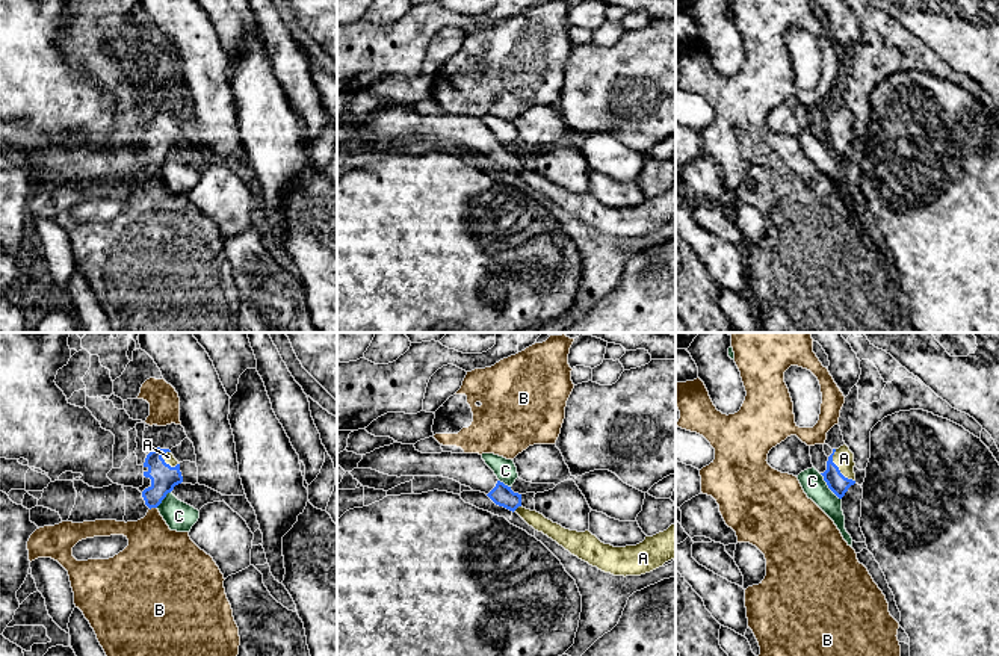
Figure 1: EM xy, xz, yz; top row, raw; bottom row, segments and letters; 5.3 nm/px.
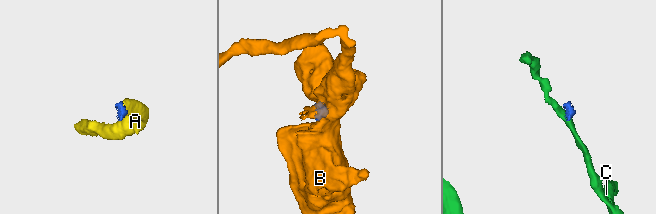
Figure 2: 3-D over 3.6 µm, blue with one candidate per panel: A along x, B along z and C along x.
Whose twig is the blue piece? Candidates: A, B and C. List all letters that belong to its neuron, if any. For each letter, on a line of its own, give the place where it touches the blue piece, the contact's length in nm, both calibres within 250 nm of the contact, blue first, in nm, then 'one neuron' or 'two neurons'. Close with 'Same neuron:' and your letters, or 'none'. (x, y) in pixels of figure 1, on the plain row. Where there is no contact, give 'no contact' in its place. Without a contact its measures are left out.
A: contact yz (838, 129); length 200 nm; calibres 100 and 110 nm; one neuron
B: contact xy (153, 168); length 40 nm; calibres 140 and 300 nm; two neurons
C: contact yz (828, 148); length 180 nm; calibres 100 and 120 nm; two neurons
Same neuron: A

